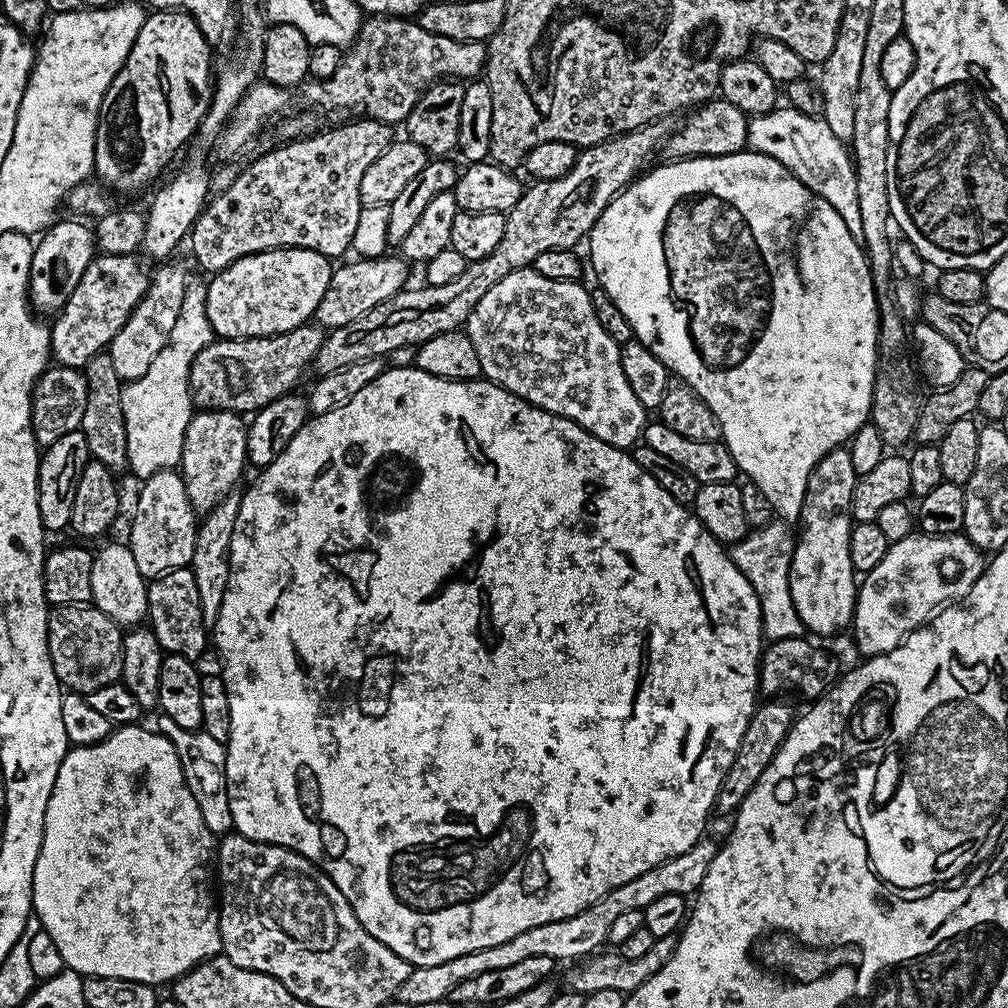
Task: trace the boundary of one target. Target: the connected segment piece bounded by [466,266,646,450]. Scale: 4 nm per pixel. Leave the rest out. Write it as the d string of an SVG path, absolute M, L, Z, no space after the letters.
M531 266L519 268L514 270L514 274L506 274L506 278L502 278L502 282L494 282L494 286L490 286L490 290L486 290L486 294L482 294L482 302L478 302L478 306L474 306L474 310L468 316L466 331L470 342L474 342L474 351L478 354L480 363L480 376L483 379L491 380L493 384L502 386L508 392L513 392L518 398L522 398L542 410L572 420L590 434L602 438L602 442L606 442L610 446L628 450L643 437L646 409L642 406L642 402L638 402L634 390L630 390L630 382L626 382L626 373L623 372L620 361L620 345L614 342L614 338L610 338L610 334L606 334L606 330L602 330L602 322L598 322L598 314L594 314L592 293L587 287L584 289L582 285L583 283L574 280L554 282L554 278L542 278L542 274L538 274Z

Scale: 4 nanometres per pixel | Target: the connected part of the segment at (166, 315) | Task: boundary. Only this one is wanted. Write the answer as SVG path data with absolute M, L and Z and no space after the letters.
M164 262L160 268L151 273L148 289L142 299L134 306L134 310L128 315L128 320L114 334L112 343L106 351L114 362L114 370L118 370L118 378L121 382L137 380L150 370L150 362L158 358L158 354L166 346L170 338L170 330L174 330L174 322L178 322L178 310L182 310L182 298L190 290L190 275L180 264Z

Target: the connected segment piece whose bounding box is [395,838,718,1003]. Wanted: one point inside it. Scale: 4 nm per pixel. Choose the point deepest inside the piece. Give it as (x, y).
(584, 934)

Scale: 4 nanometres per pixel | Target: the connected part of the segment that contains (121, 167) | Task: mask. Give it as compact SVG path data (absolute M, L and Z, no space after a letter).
M156 10L151 14L145 15L142 30L138 30L138 38L134 38L134 46L130 50L130 54L126 58L126 62L118 70L118 74L114 78L114 82L110 82L110 86L106 90L106 94L102 98L102 106L98 114L98 122L96 123L96 141L94 142L94 176L99 183L105 188L116 192L140 192L160 171L164 166L171 162L176 156L176 151L187 142L188 139L197 135L202 118L206 114L206 110L212 101L212 86L214 83L214 63L212 64L213 49L208 43L208 39L202 34L202 30L194 22L192 16L187 16L185 12L174 12L171 10Z

